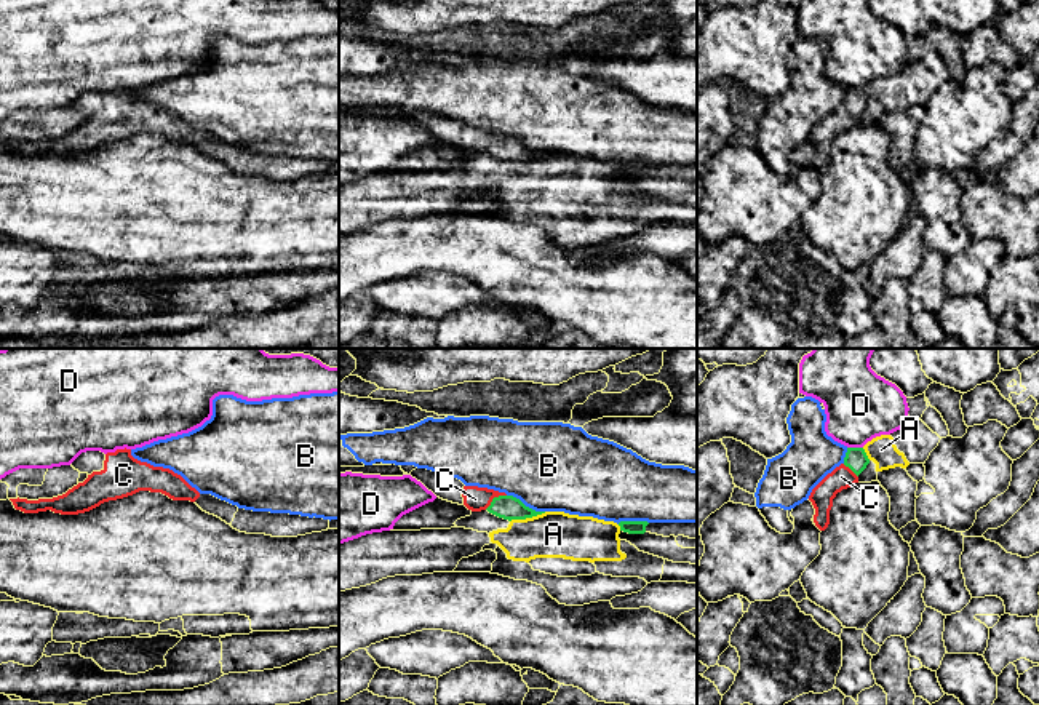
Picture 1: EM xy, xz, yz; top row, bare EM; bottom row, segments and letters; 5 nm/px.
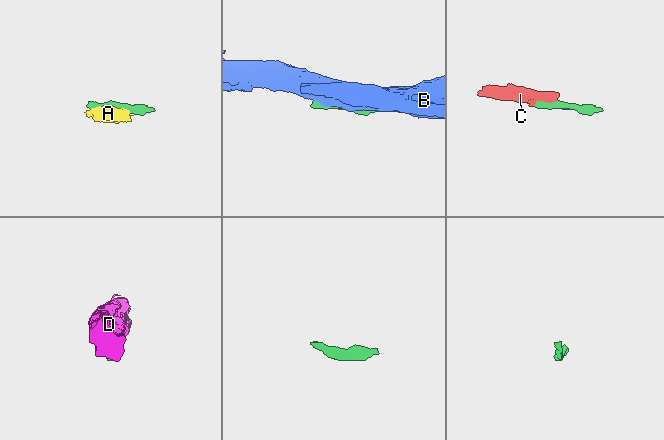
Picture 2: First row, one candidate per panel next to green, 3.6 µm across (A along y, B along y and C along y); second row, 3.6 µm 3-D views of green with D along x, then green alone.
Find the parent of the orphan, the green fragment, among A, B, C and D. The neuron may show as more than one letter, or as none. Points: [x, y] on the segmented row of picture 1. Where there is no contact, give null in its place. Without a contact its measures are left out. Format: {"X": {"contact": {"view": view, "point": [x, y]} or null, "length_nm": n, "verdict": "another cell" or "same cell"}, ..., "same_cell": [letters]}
{"A": {"contact": {"view": "xz", "point": [528, 517]}, "length_nm": 190, "verdict": "another cell"}, "B": {"contact": {"view": "xz", "point": [525, 505]}, "length_nm": 220, "verdict": "another cell"}, "C": {"contact": {"view": "xz", "point": [494, 497]}, "length_nm": 130, "verdict": "same cell"}, "D": {"contact": {"view": "yz", "point": [855, 448]}, "length_nm": 80, "verdict": "another cell"}, "same_cell": ["C"]}

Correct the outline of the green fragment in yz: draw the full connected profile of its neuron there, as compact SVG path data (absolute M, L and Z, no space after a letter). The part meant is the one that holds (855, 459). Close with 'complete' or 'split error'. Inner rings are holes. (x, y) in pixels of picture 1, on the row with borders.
M847 448L844 462L812 489L809 500L815 508L814 523L820 531L830 524L830 510L836 494L858 483L858 475L868 464L870 459L863 448Z; split error

